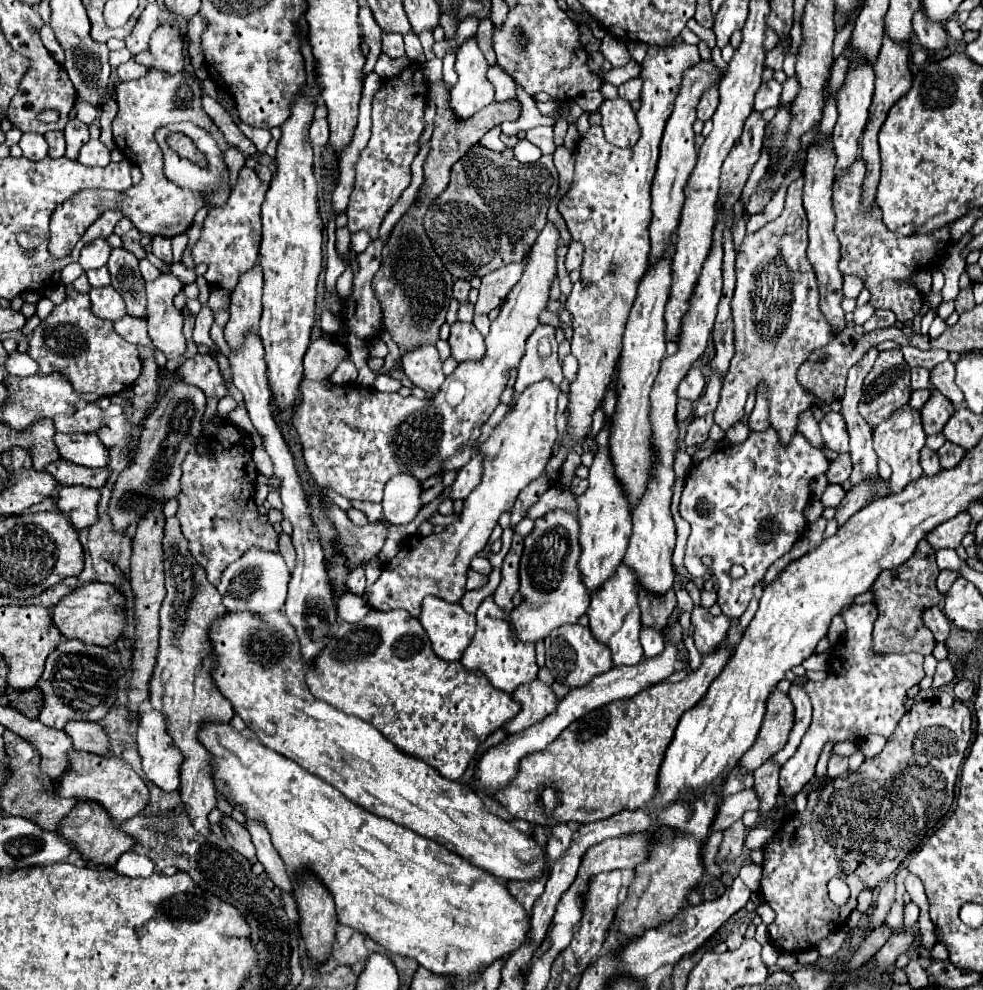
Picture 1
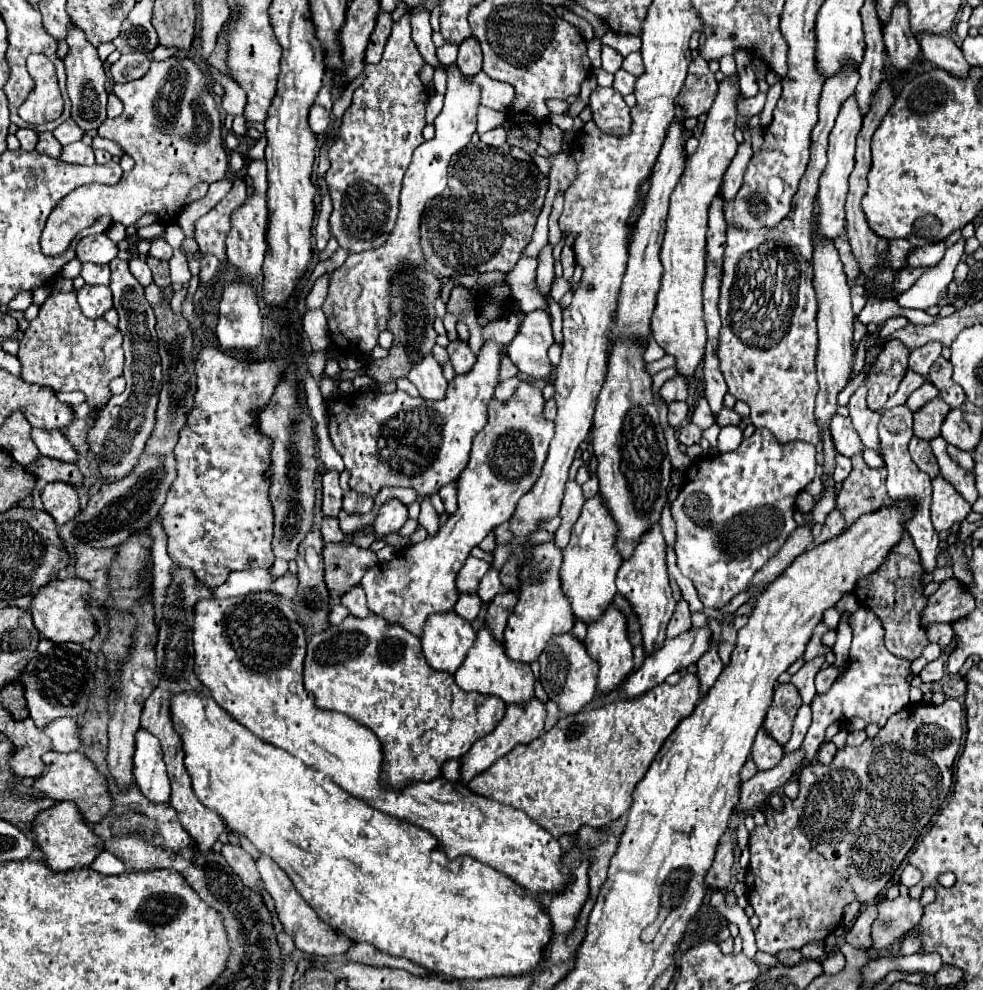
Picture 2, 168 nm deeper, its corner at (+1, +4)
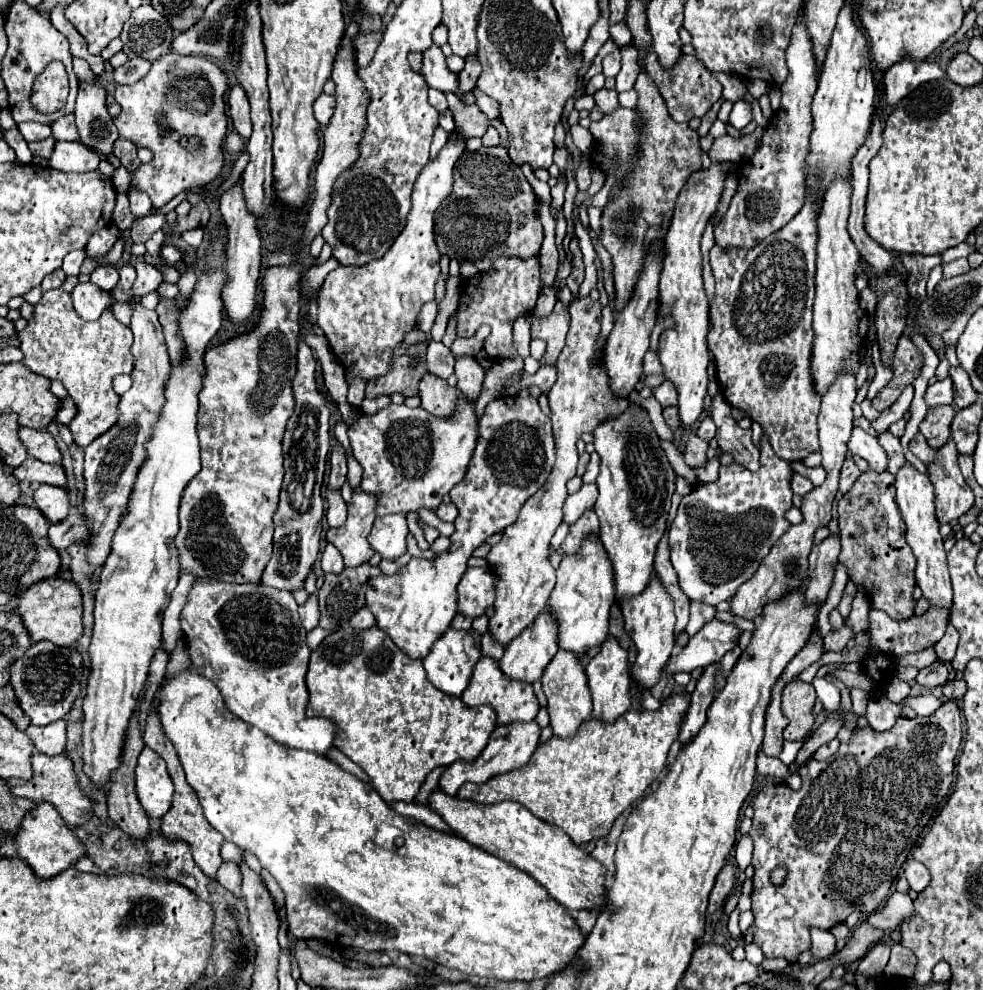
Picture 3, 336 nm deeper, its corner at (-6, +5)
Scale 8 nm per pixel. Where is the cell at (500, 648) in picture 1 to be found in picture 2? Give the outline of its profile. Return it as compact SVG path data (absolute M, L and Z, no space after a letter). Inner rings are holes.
M487 624L481 626L481 630L477 632L477 640L473 642L473 646L467 652L465 662L459 666L459 670L455 672L455 682L467 690L467 692L481 692L481 694L495 694L499 696L505 704L511 702L525 702L533 696L533 672L531 666L525 662L517 662L511 660L505 652L503 642L499 642Z

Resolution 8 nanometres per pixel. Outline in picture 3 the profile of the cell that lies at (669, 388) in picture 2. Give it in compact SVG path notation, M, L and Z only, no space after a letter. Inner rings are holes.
M666 379L658 389L654 389L654 397L658 399L658 403L660 403L662 407L676 405L676 387L670 385L670 381Z

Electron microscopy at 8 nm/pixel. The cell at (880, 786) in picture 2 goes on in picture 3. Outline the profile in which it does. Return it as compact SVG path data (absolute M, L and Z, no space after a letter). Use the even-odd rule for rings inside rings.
M946 701L940 705L938 711L934 711L928 717L914 717L914 719L906 719L900 717L896 721L896 725L888 731L872 731L872 727L864 727L852 733L848 743L842 743L836 751L836 755L828 757L826 761L816 761L816 759L808 759L806 765L802 765L798 769L798 775L802 779L802 787L798 791L792 791L788 785L778 783L778 785L766 785L760 789L760 793L756 795L756 799L752 801L754 807L754 819L752 819L752 829L750 829L750 837L754 841L754 855L752 855L752 867L754 867L754 891L752 891L752 913L754 913L754 935L752 941L762 949L764 957L784 957L788 963L796 963L802 951L810 949L810 929L818 927L818 929L832 929L834 925L846 921L846 917L852 911L860 911L860 913L874 913L878 909L878 905L886 899L894 879L898 877L898 871L902 867L902 863L906 861L910 849L916 845L920 833L926 829L928 821L934 817L934 813L940 809L940 805L944 803L950 785L954 781L954 757L960 749L962 743L962 717L960 717L960 709L954 701ZM758 827L764 827L764 833L758 835ZM776 867L786 867L788 875L784 885L776 887L770 883L770 873Z

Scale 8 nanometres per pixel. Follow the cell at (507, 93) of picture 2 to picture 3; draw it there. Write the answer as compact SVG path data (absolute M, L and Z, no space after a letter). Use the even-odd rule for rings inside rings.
M432 45L426 53L424 53L424 63L420 69L420 75L424 77L426 85L430 89L448 93L448 91L456 91L456 81L458 75L448 73L446 67L446 57L442 55L442 49L438 45Z

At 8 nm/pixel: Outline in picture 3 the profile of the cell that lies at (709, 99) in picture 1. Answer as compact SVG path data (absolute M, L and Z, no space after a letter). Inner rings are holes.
M654 51L648 53L648 59L644 63L644 69L648 73L648 77L658 85L668 113L674 121L690 121L692 117L702 117L722 95L722 85L708 73L708 69L702 65L702 61L698 61L694 55L680 55L678 61L666 69L664 65L660 65L658 57Z

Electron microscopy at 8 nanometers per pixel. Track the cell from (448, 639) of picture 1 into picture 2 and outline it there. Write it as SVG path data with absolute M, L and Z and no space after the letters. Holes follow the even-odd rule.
M451 610L437 612L427 618L423 626L421 646L427 662L435 670L453 674L465 660L465 654L473 640L475 630L471 622L467 622L465 618Z

